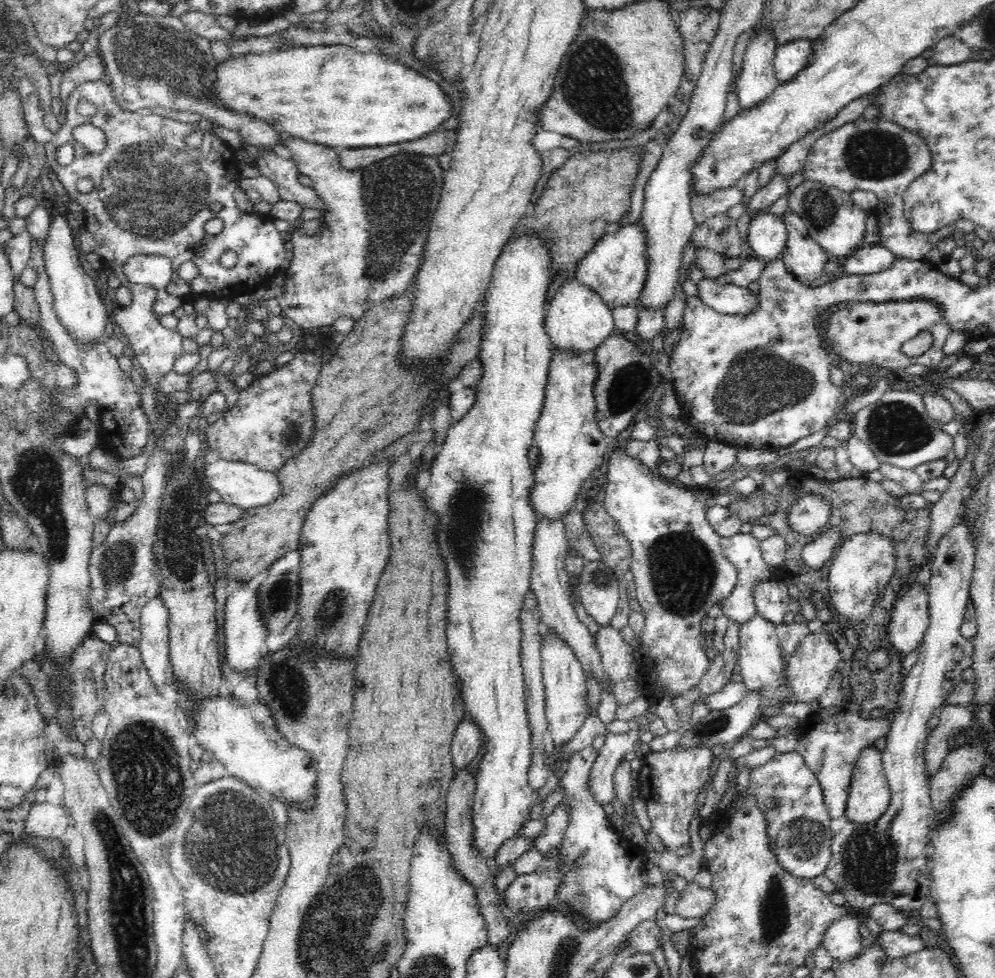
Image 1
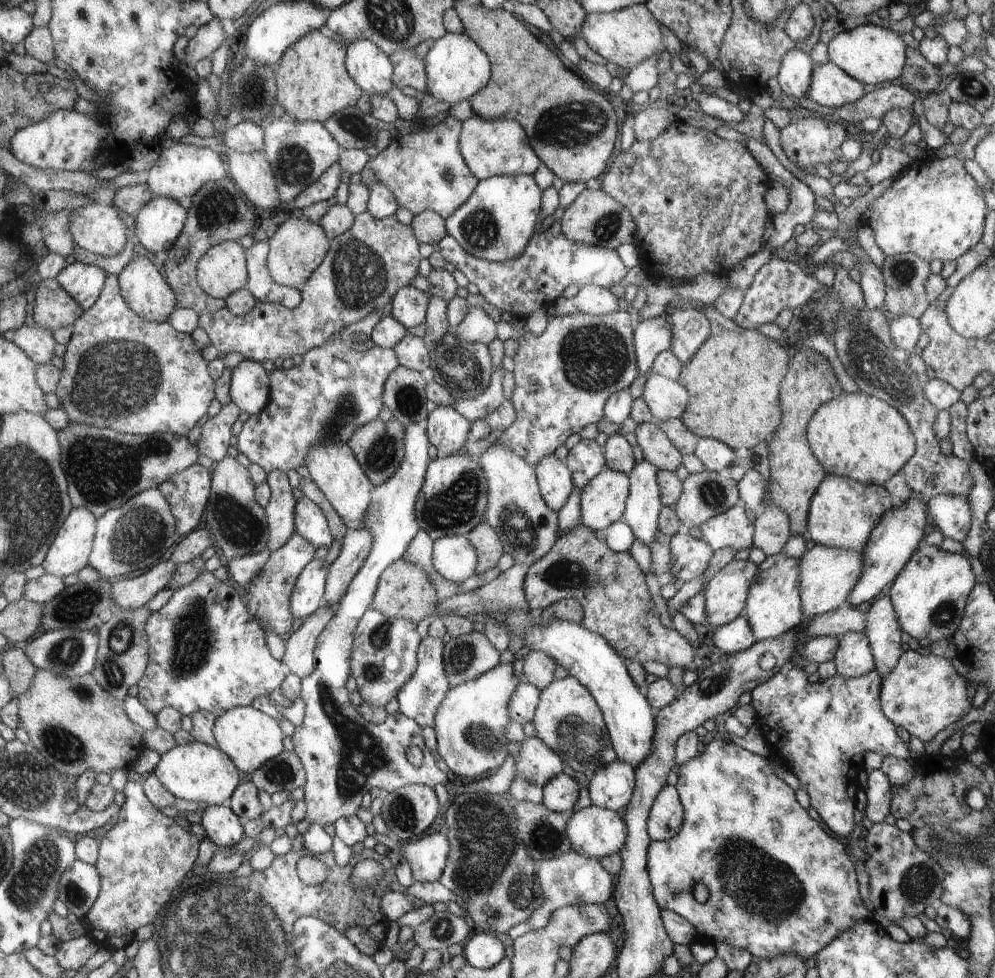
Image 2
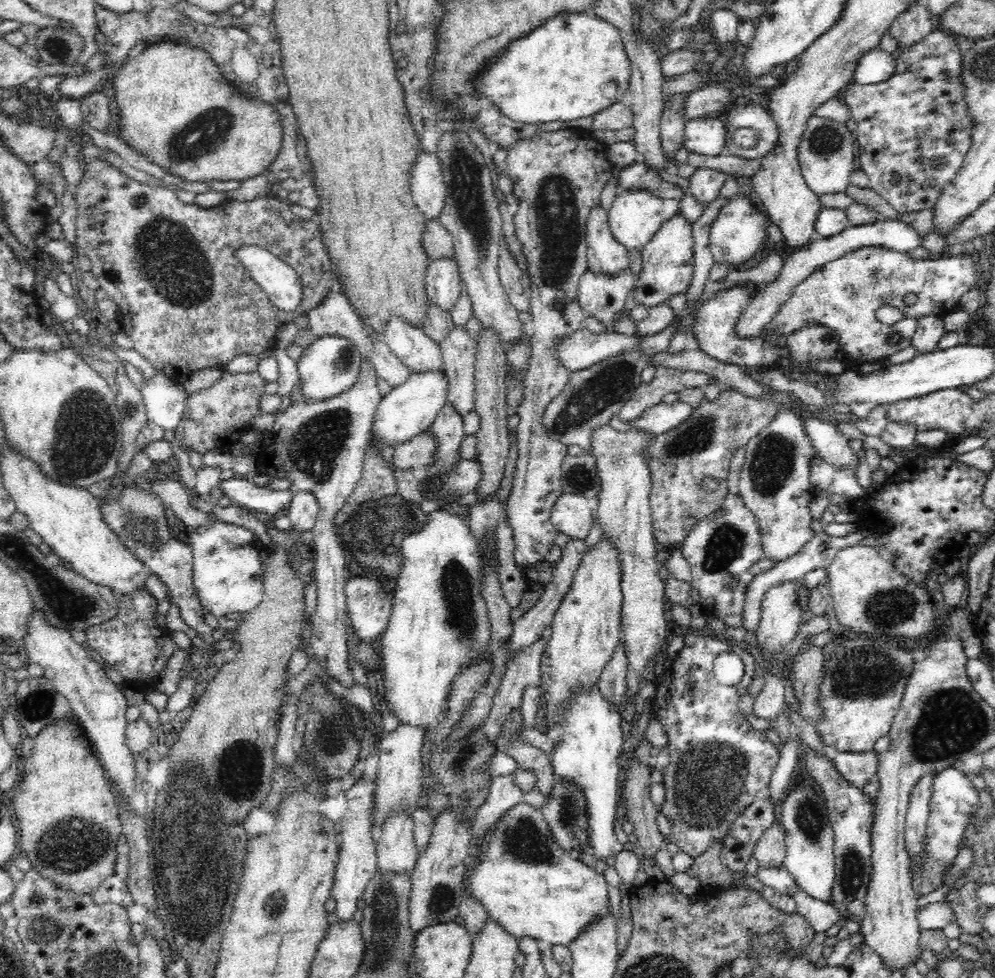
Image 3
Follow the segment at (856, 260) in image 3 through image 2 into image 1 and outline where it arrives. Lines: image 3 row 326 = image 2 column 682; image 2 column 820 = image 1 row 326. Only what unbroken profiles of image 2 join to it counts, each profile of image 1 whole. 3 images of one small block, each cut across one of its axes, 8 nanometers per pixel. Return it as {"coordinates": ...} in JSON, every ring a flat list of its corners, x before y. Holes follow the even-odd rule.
{"coordinates":[[929,298,910,300,864,302,848,301,830,314,826,324,826,338,838,357,852,364,878,364,884,368,904,371,911,365,936,369,945,358,943,352,947,336,952,332,951,322,945,318,944,306],[919,333,931,334,932,343,926,354,911,358,902,352,902,345]]}

